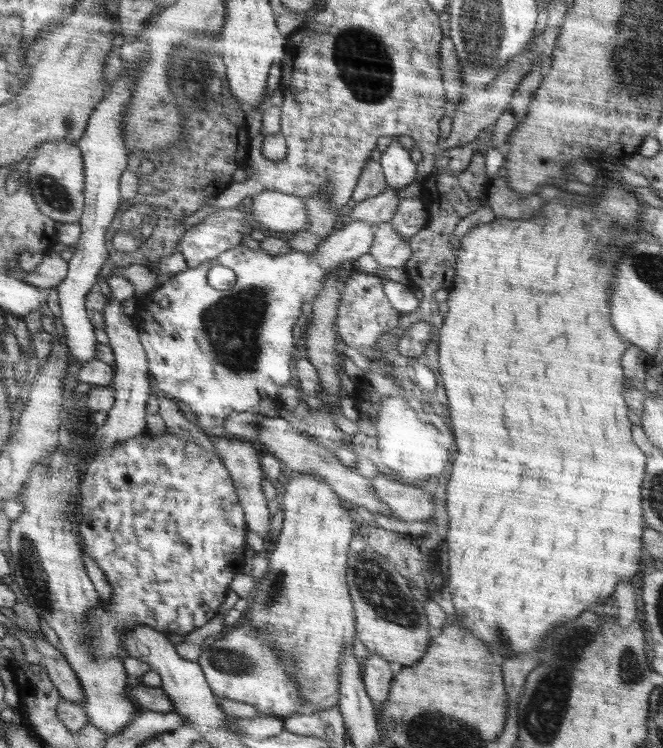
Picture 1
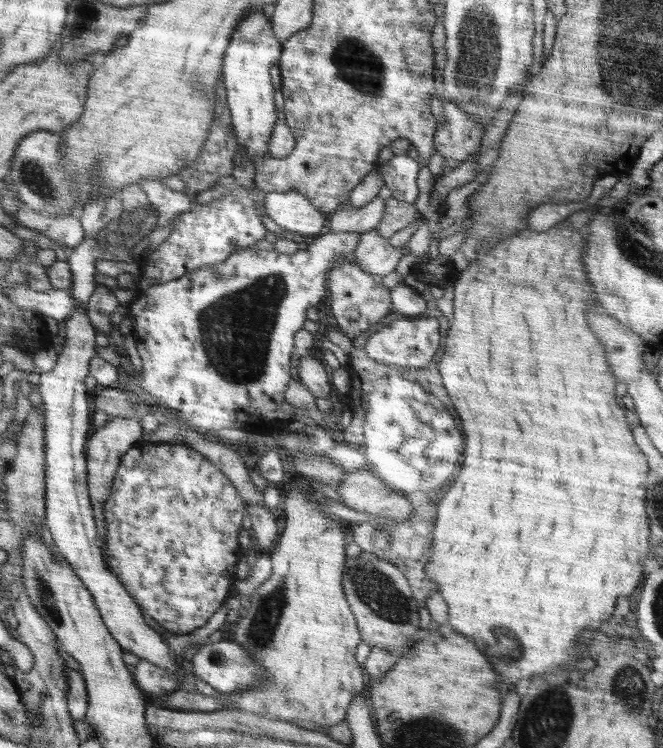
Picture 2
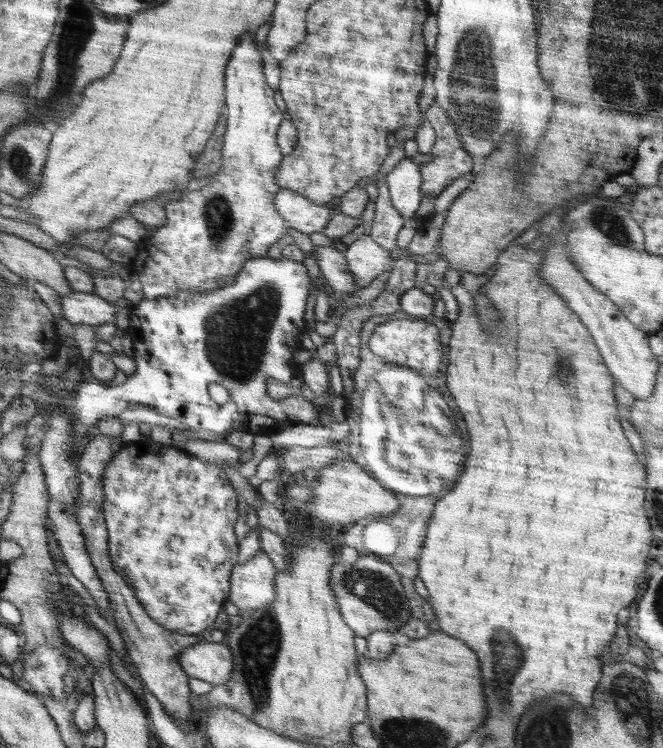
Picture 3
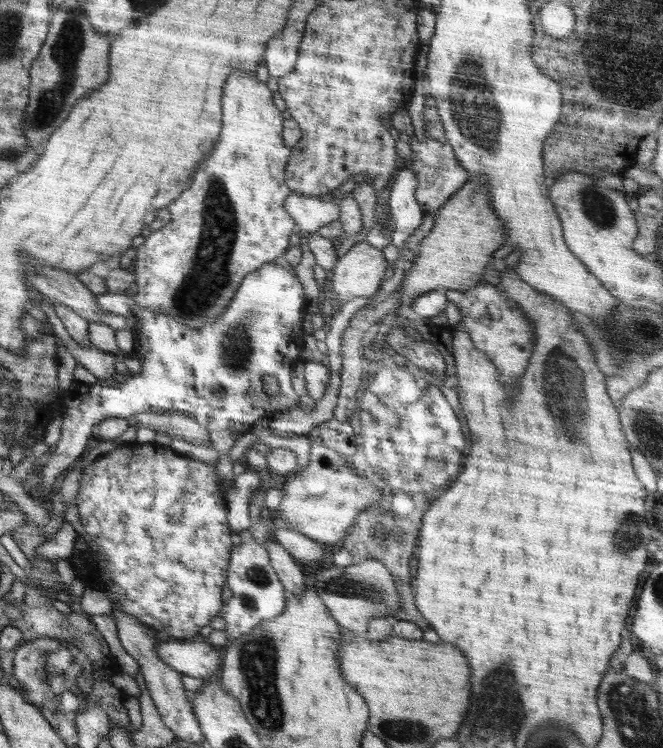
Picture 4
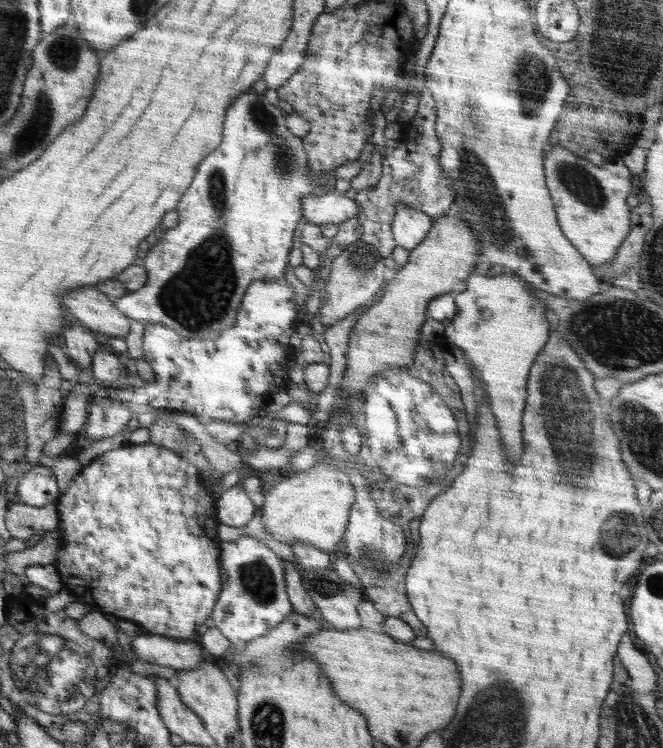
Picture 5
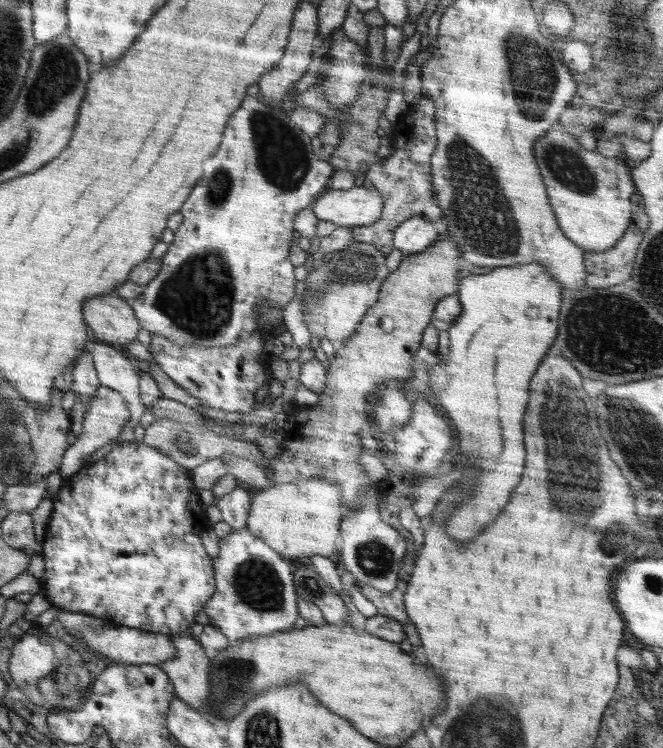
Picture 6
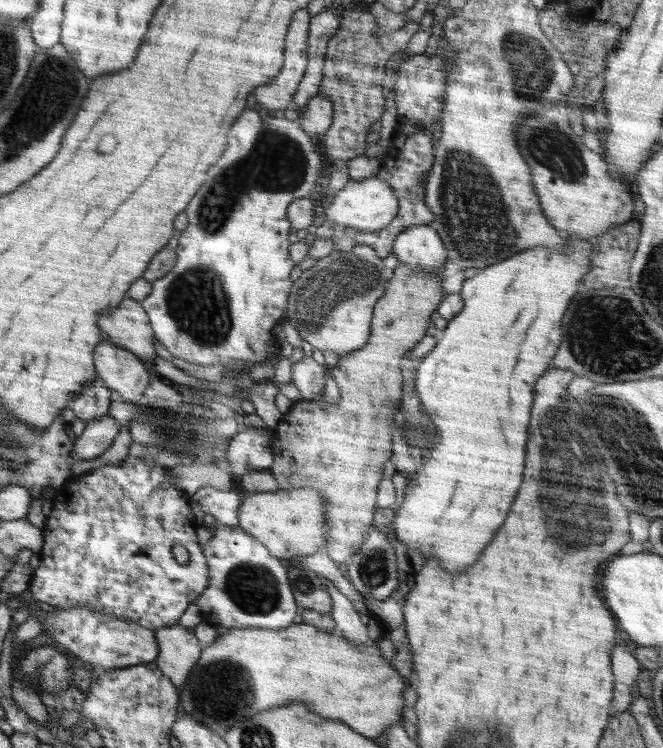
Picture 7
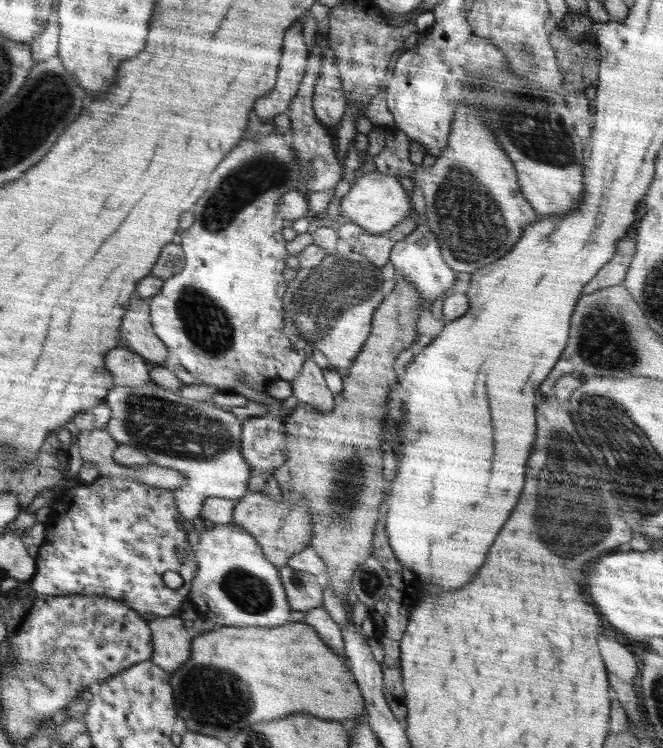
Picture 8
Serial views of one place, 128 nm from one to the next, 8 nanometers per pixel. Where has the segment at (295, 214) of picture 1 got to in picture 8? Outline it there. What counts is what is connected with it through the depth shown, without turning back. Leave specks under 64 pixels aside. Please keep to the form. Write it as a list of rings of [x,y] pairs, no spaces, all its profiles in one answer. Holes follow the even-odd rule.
[[[377,170],[358,178],[340,202],[342,216],[360,225],[363,231],[372,234],[389,232],[396,224],[406,220],[412,210],[414,210],[412,199],[408,197],[400,181],[392,175],[385,175]]]

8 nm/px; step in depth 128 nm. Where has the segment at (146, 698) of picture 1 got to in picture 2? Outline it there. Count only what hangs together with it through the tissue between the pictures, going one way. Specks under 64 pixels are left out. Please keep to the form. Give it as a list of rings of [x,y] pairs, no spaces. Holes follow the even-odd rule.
[[[293,488],[288,493],[283,495],[282,507],[286,511],[285,515],[285,529],[279,536],[278,544],[272,551],[270,556],[272,561],[272,573],[271,576],[262,584],[260,588],[254,592],[251,596],[246,598],[246,606],[242,611],[242,616],[238,619],[236,624],[236,631],[232,640],[238,642],[248,654],[250,658],[264,670],[264,685],[258,685],[258,687],[248,687],[248,689],[242,689],[242,691],[232,691],[228,693],[220,693],[220,699],[213,698],[212,696],[203,695],[198,692],[186,692],[183,689],[176,690],[176,692],[168,692],[164,696],[147,696],[153,704],[156,704],[158,708],[170,709],[179,712],[187,711],[201,711],[201,712],[213,712],[223,709],[224,704],[236,704],[238,709],[241,711],[249,711],[254,714],[266,714],[267,718],[284,720],[286,722],[294,722],[296,726],[302,726],[306,730],[318,730],[320,728],[329,729],[330,726],[338,724],[338,722],[344,721],[347,716],[347,711],[349,710],[350,704],[352,704],[352,698],[356,698],[360,692],[367,692],[367,688],[364,685],[364,670],[354,656],[356,652],[356,647],[361,643],[361,636],[359,635],[359,628],[356,626],[356,618],[350,610],[350,606],[346,600],[344,590],[342,588],[341,575],[342,568],[345,563],[345,559],[348,556],[347,553],[347,539],[346,539],[346,524],[337,523],[328,517],[327,514],[323,512],[323,508],[318,502],[318,497],[316,494],[310,496],[306,494],[304,490],[299,488]]]

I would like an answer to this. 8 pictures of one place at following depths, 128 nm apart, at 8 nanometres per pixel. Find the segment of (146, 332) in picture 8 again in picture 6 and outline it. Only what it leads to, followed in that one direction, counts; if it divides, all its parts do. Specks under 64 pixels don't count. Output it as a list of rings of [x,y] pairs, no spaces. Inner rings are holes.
[[[116,294],[90,298],[82,312],[94,341],[126,346],[137,340],[141,326],[128,300]]]

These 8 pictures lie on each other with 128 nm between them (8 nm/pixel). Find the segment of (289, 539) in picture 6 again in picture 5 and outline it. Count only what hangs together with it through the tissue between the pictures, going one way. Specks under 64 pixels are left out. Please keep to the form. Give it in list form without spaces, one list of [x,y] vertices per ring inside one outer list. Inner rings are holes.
[[[325,458],[324,461],[319,461],[306,472],[293,471],[291,476],[283,476],[273,486],[266,486],[264,504],[258,510],[262,514],[262,524],[264,524],[266,532],[270,532],[274,540],[289,547],[296,542],[312,544],[314,548],[320,548],[322,552],[333,555],[339,552],[341,540],[346,531],[346,525],[348,525],[350,508],[354,503],[355,492],[347,472],[334,468],[332,462],[329,464]]]

